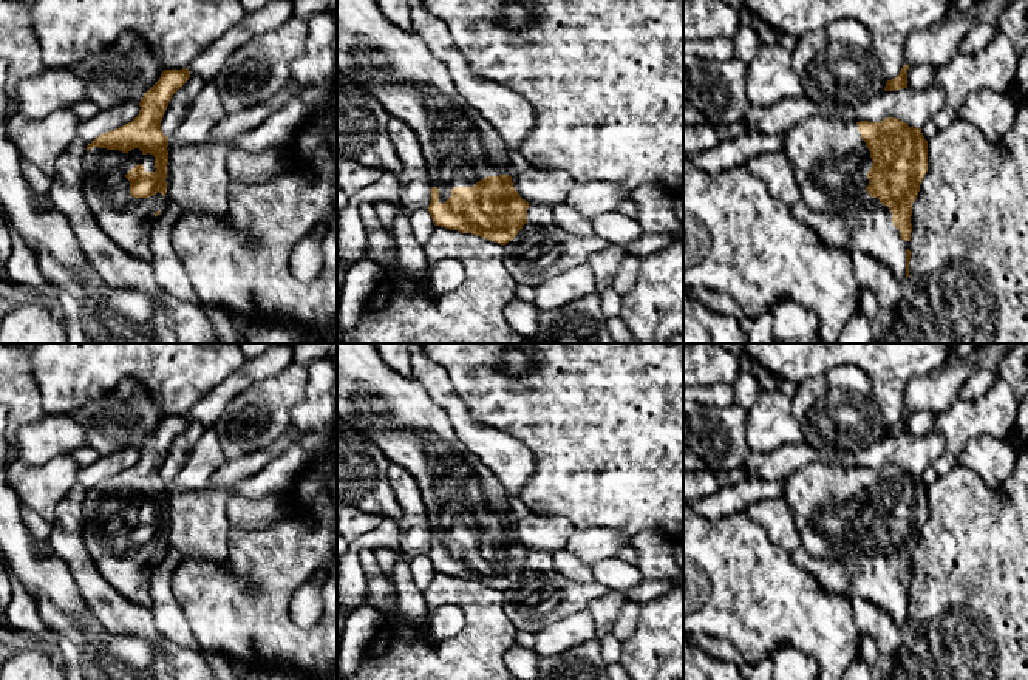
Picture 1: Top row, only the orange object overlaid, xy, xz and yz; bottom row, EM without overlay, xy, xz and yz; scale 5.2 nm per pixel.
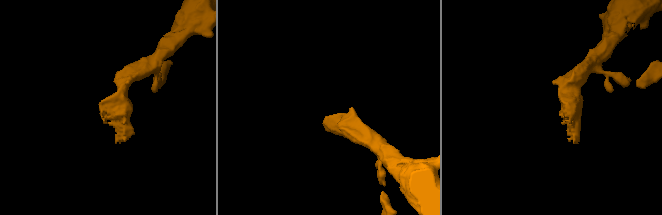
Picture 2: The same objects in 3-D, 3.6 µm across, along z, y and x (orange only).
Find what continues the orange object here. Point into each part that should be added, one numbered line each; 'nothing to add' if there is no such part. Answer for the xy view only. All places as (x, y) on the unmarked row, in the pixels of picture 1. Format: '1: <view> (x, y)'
1: xy (125, 566)

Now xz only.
1: xz (398, 414)

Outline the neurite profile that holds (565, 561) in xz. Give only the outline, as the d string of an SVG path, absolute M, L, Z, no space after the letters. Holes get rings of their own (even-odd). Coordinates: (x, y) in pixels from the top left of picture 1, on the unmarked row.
M569 547L560 549L552 553L553 570L575 583L587 583L594 580L592 567L581 563Z

